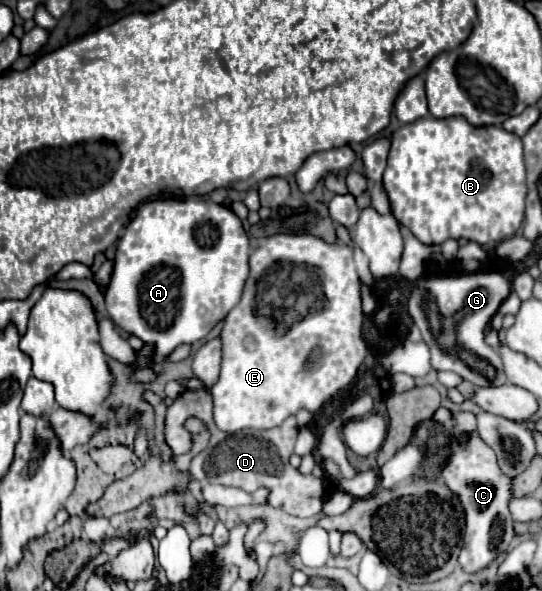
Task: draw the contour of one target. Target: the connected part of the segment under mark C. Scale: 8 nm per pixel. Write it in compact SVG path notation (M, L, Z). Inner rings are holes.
M469 412L455 416L451 436L451 458L445 464L441 478L447 484L447 488L461 498L467 516L467 532L459 564L469 574L485 570L499 554L507 550L507 546L513 540L513 518L507 508L511 500L511 478L503 476L503 472L499 470L493 450L479 438L475 430L475 418ZM463 432L469 434L469 440L465 444L459 444L455 434Z

